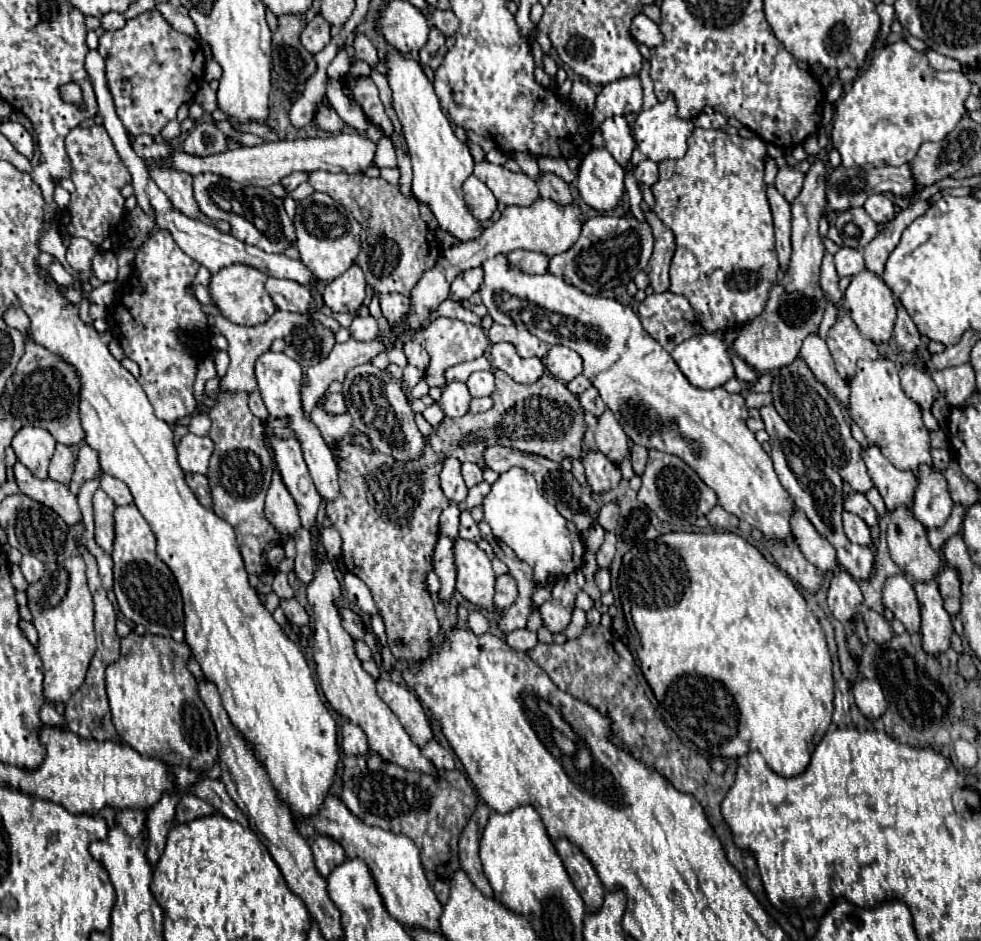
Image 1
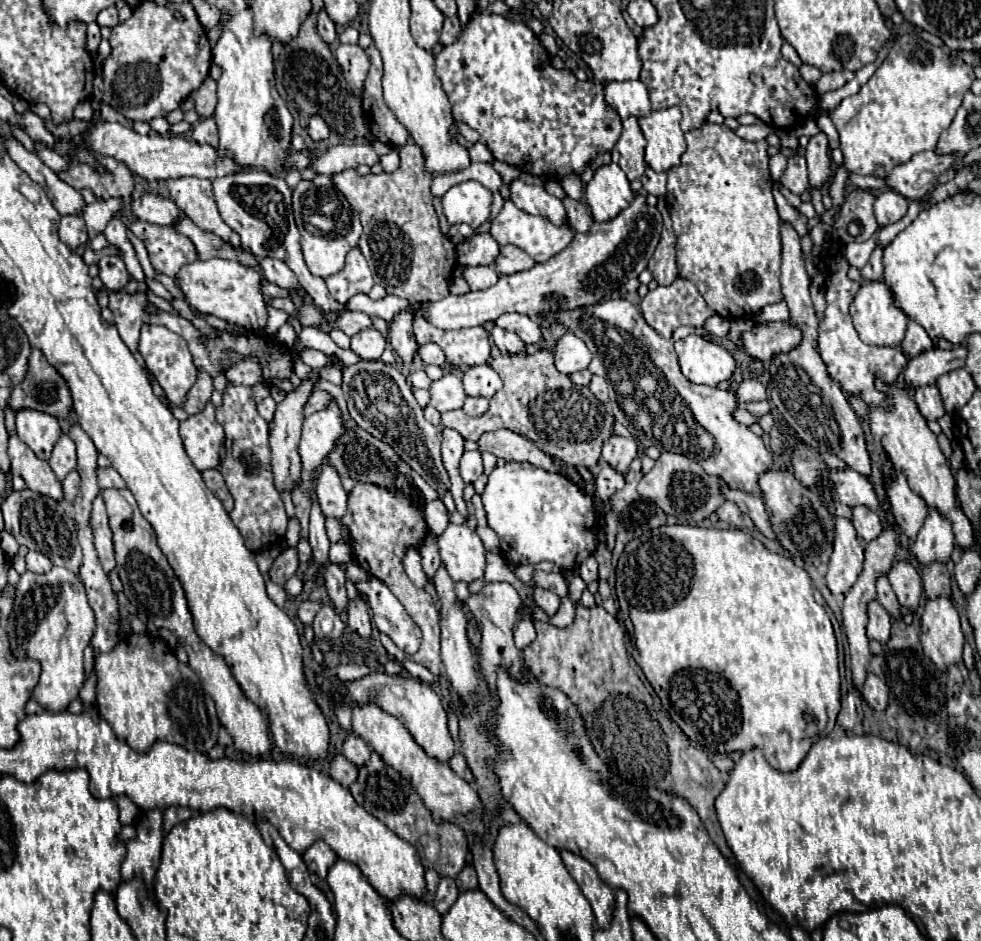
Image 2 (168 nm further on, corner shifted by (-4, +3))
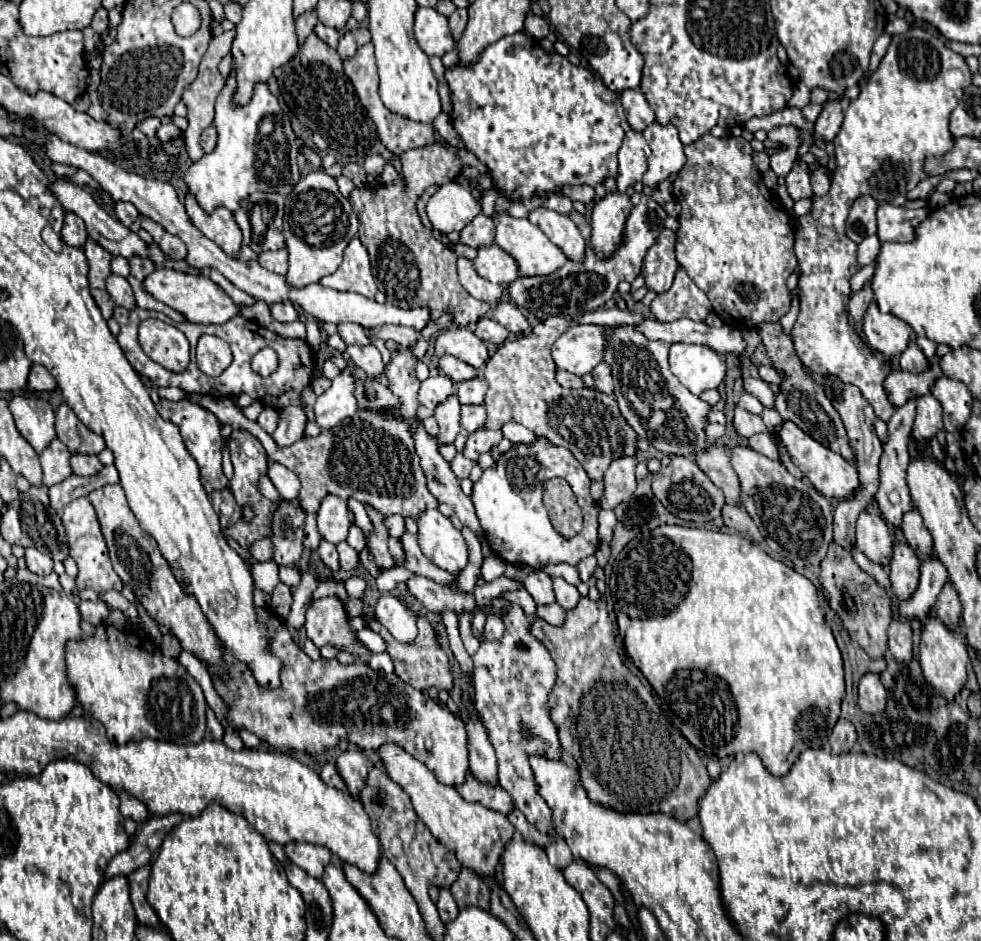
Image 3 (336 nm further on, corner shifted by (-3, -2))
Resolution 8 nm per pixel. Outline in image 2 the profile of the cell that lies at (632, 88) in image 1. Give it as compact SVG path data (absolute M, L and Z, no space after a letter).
M630 80L630 82L608 82L604 84L604 96L610 108L614 108L620 118L628 116L648 116L650 114L650 100L648 90L642 80Z

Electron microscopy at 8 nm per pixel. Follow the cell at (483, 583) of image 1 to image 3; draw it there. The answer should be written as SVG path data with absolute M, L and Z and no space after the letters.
M425 509L419 513L417 529L421 551L437 567L457 575L467 565L469 551L463 535L439 509Z

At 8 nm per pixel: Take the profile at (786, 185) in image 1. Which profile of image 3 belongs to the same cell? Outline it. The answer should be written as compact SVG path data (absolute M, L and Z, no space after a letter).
M797 161L795 167L787 173L785 177L785 185L787 185L787 191L791 195L793 201L799 201L803 197L811 197L813 191L811 191L811 185L809 185L809 171Z

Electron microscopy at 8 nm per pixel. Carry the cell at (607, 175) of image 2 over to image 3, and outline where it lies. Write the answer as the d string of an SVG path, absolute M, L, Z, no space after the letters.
M607 193L607 197L595 201L595 207L591 213L591 247L595 249L595 255L605 259L605 257L611 257L619 249L619 245L623 243L625 221L631 209L633 209L631 199L625 193Z

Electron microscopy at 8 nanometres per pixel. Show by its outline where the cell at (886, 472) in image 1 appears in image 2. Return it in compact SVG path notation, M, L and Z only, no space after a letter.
M896 470L896 480L892 480L892 484L888 484L886 494L890 500L890 512L896 520L896 524L910 540L916 540L916 534L924 524L928 506L916 492L912 492L904 472L900 472L900 470Z

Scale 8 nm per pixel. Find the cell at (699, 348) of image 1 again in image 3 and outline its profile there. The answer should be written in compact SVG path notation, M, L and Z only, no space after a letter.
M689 343L671 345L669 365L677 379L695 395L701 395L705 389L717 389L727 369L713 349Z

